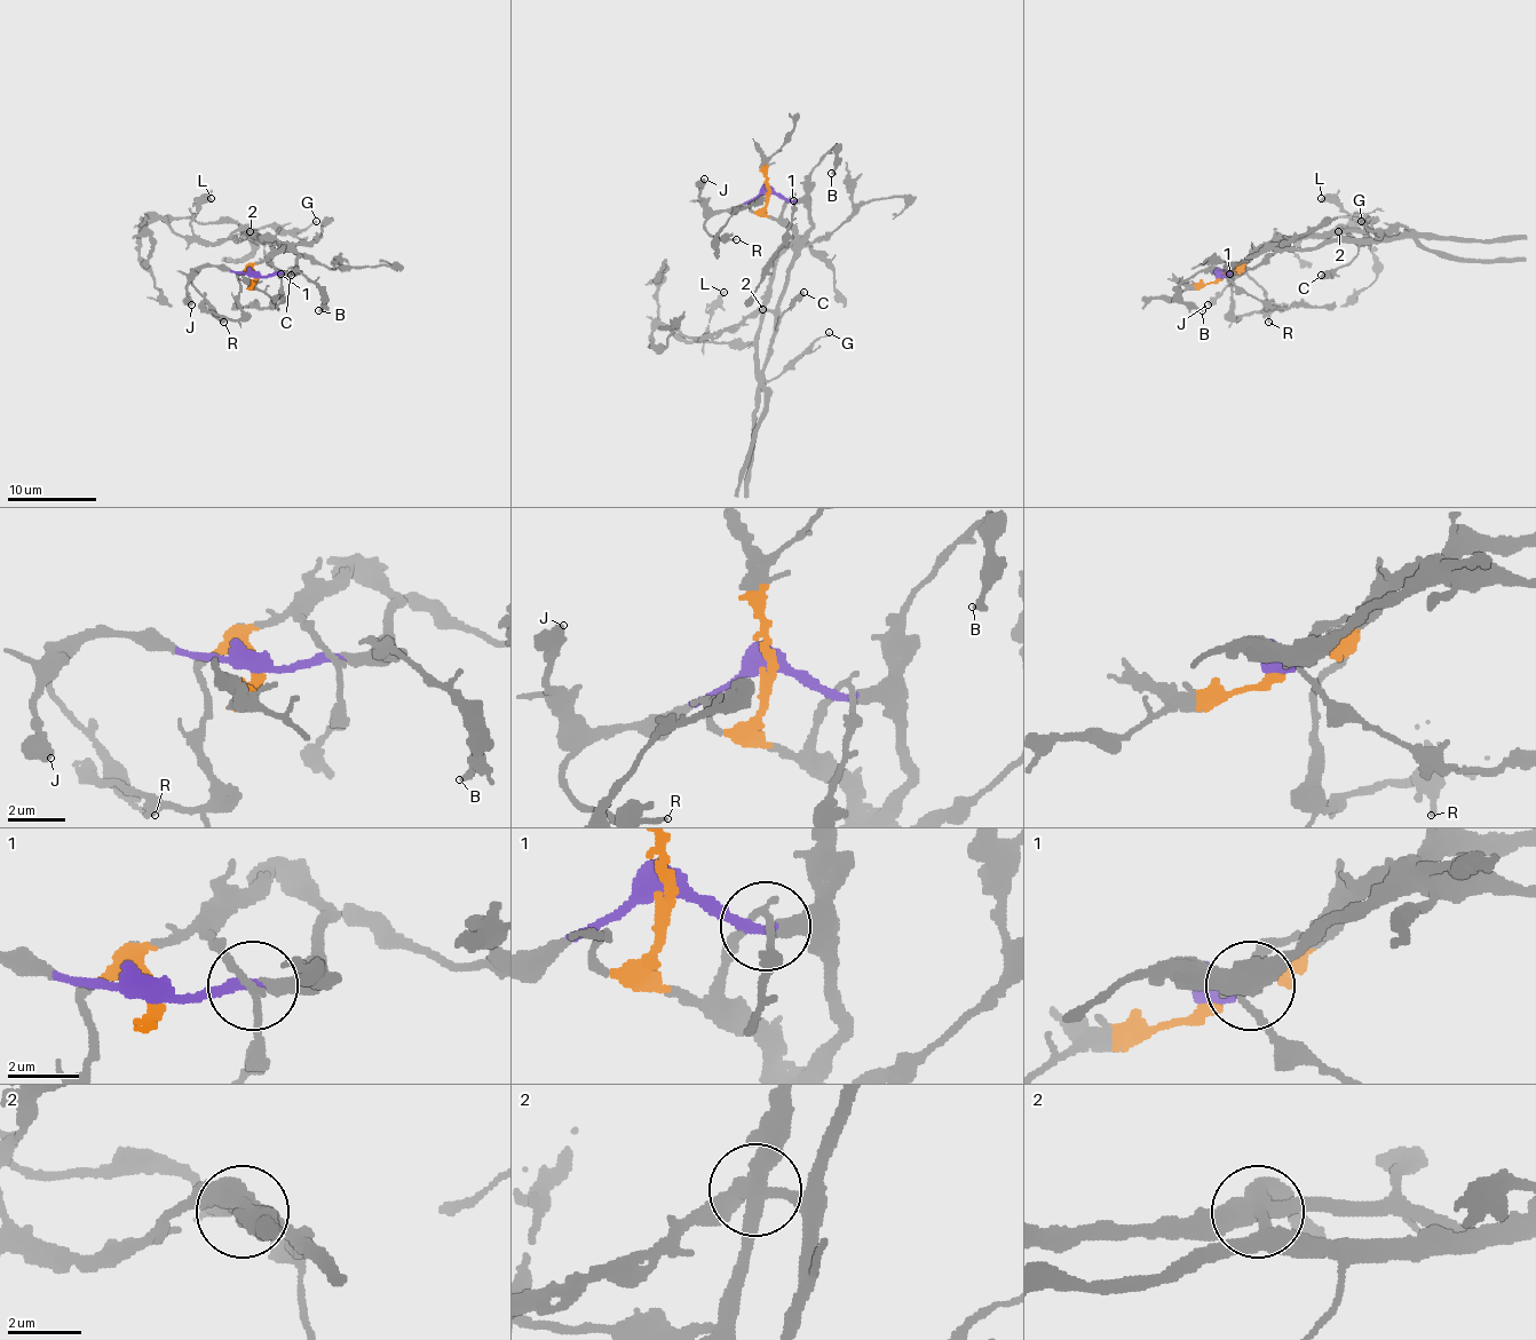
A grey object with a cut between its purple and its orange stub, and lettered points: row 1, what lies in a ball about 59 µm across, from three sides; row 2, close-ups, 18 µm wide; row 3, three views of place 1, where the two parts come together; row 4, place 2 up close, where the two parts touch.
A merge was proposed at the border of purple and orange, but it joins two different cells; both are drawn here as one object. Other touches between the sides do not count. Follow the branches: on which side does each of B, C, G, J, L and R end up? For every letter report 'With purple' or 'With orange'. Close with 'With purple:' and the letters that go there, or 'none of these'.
B: With purple
C: With orange
G: With orange
J: With purple
L: With orange
R: With purple
With purple: B, J, R

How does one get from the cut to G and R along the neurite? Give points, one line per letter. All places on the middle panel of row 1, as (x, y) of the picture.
G: (768, 191), (766, 214), (793, 231), (789, 285), (777, 307), (763, 377), (777, 379), (829, 332)
R: (768, 191), (759, 191), (735, 207), (717, 212), (704, 224), (713, 236), (737, 238)

